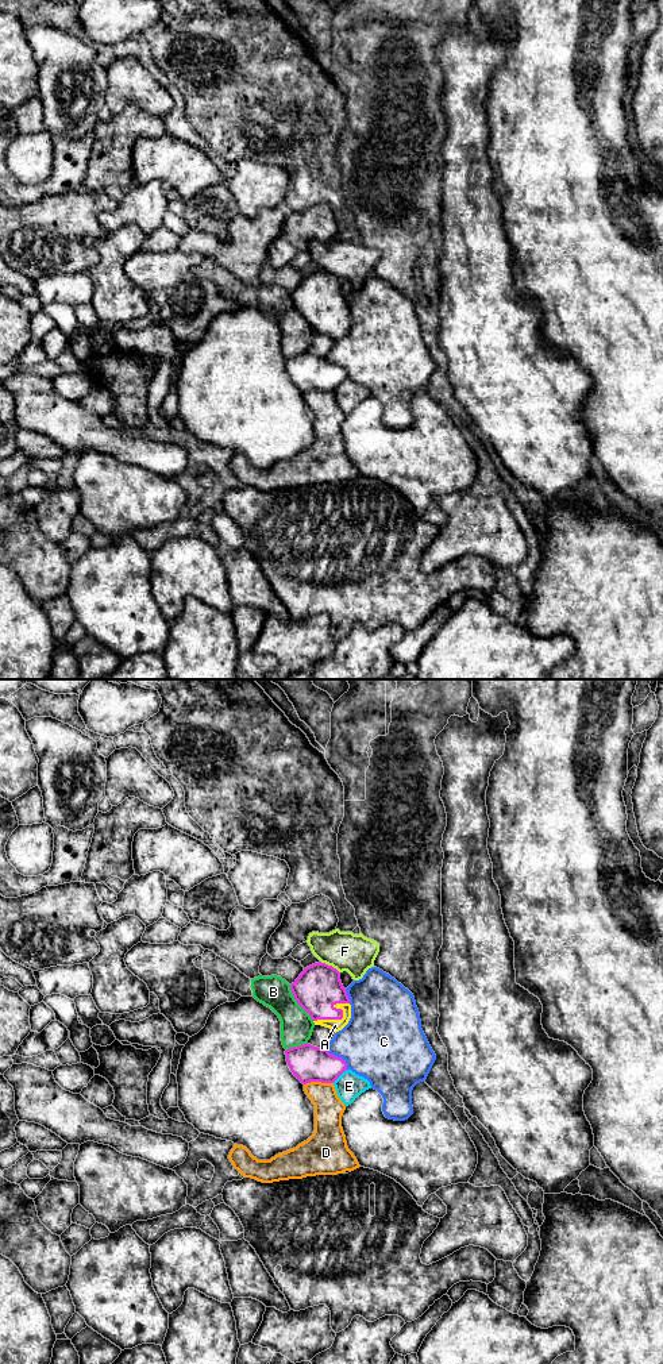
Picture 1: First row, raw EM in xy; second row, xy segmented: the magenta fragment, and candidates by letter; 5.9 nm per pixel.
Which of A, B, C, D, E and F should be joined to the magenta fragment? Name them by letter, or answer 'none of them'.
A

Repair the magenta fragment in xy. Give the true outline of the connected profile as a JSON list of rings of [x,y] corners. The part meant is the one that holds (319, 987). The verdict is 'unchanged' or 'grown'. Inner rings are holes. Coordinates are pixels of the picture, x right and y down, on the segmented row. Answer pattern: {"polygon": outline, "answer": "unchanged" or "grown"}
{"polygon": [[[315,963],[290,985],[297,1003],[311,1016],[315,1025],[342,1030],[351,1018],[351,1005],[340,980],[340,972],[325,963]]], "answer": "grown"}

